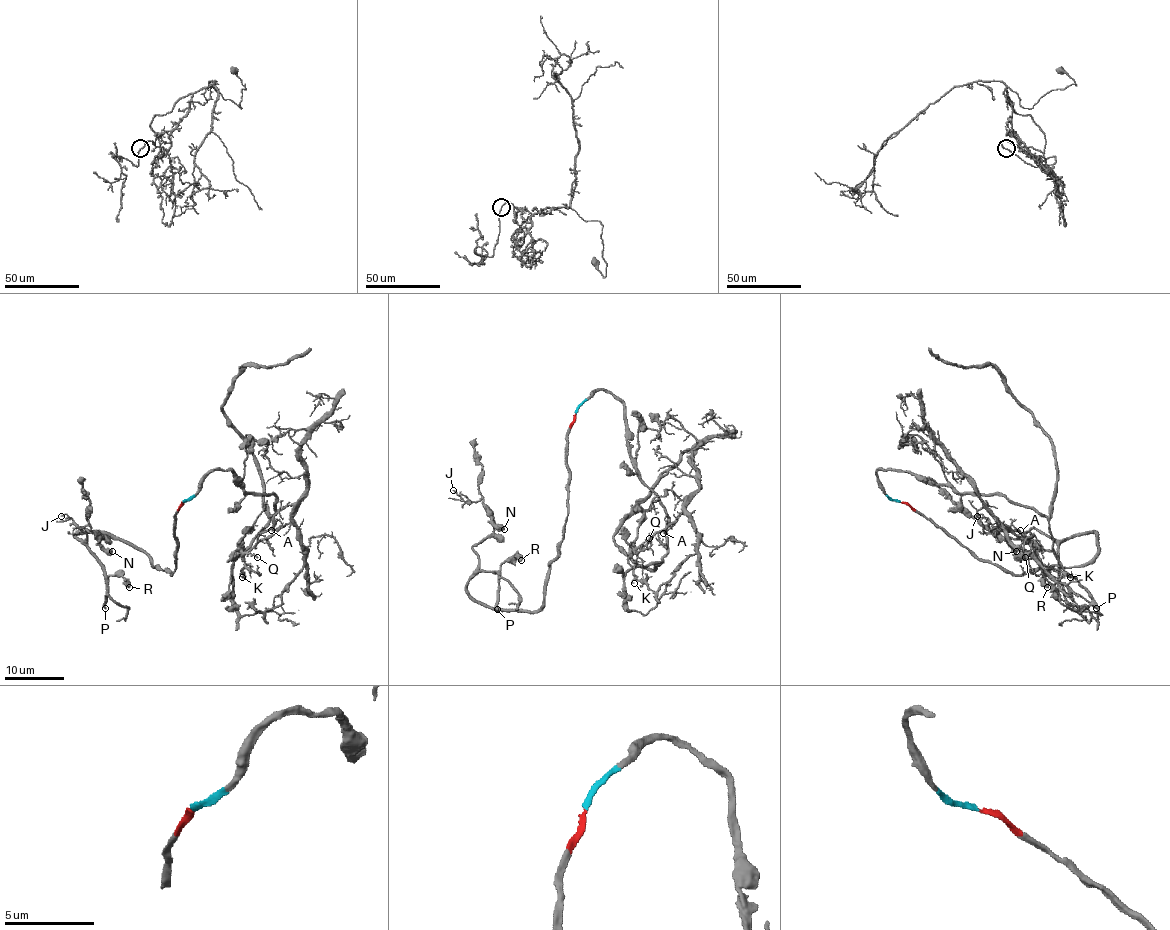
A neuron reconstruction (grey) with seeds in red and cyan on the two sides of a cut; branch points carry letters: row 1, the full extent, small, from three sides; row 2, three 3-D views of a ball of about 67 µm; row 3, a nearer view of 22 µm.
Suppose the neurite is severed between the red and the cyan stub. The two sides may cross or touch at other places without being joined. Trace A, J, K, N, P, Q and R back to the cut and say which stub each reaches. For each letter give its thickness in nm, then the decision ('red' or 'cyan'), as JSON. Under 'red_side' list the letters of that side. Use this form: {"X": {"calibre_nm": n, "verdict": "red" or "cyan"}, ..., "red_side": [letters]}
{"A": {"calibre_nm": 120, "verdict": "cyan"}, "J": {"calibre_nm": 160, "verdict": "red"}, "K": {"calibre_nm": 120, "verdict": "cyan"}, "N": {"calibre_nm": 600, "verdict": "red"}, "P": {"calibre_nm": 260, "verdict": "red"}, "Q": {"calibre_nm": 190, "verdict": "cyan"}, "R": {"calibre_nm": 500, "verdict": "red"}, "red_side": ["J", "N", "P", "R"]}

